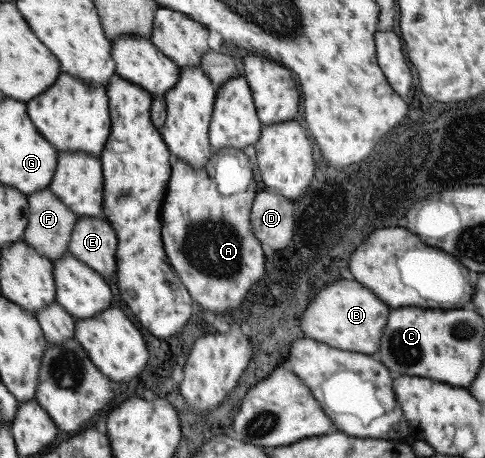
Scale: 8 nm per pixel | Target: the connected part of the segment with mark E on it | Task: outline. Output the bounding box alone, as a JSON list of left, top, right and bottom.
[67,216,116,283]

